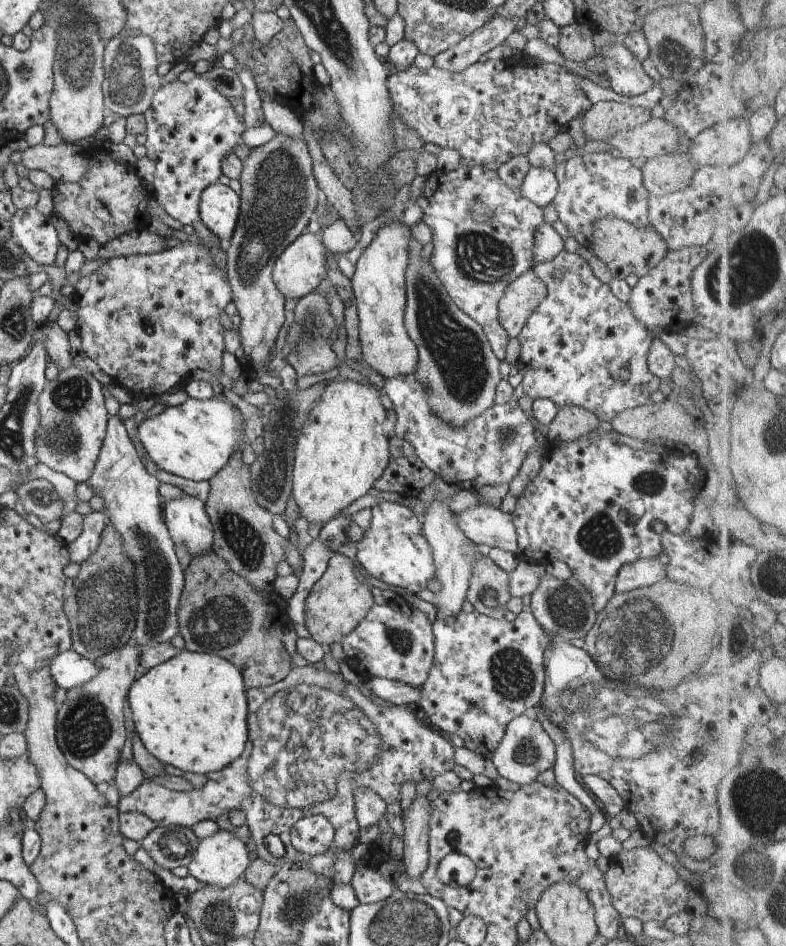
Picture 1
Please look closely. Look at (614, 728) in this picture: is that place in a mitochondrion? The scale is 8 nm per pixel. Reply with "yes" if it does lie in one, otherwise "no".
yes

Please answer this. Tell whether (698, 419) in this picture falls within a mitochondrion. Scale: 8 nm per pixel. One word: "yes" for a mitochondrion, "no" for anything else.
no

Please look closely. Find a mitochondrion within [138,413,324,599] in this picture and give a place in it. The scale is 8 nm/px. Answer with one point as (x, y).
(242, 539)

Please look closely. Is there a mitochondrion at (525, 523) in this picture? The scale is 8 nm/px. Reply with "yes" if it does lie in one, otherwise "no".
no

